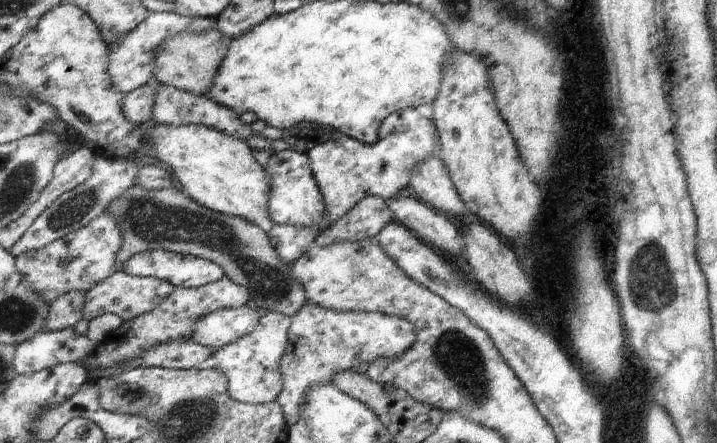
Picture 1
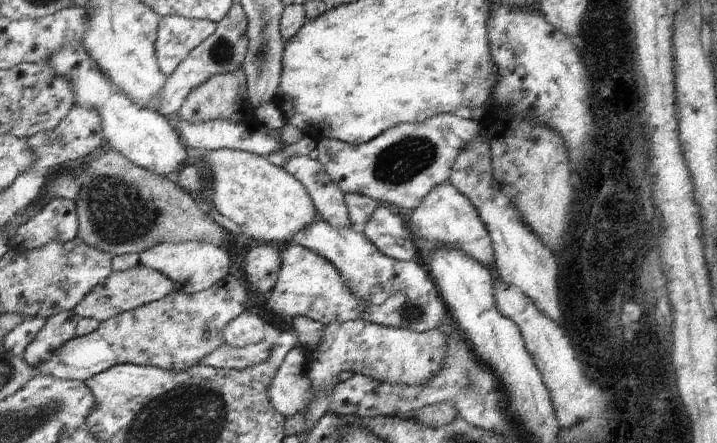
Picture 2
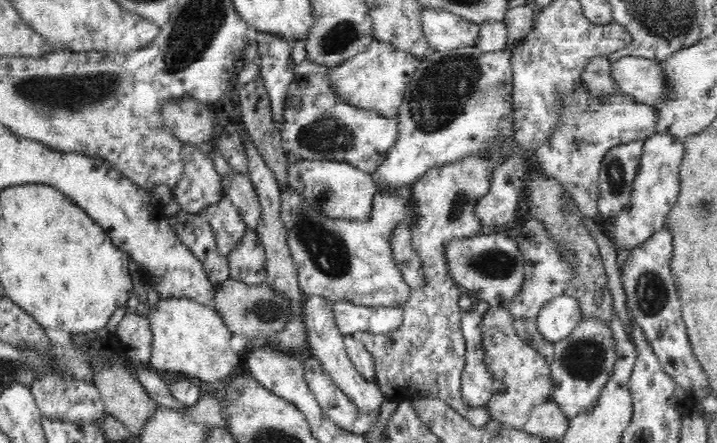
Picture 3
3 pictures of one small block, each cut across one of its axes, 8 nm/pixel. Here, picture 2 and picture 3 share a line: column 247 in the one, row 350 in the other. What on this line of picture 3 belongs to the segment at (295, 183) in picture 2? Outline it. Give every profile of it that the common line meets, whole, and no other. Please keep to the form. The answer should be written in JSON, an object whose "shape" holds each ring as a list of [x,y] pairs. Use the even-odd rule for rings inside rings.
{"shape":[[[167,295],[166,298],[159,298],[154,308],[146,302],[140,303],[136,311],[150,327],[150,366],[159,372],[178,372],[187,378],[197,378],[215,385],[235,374],[240,358],[230,346],[232,333],[226,328],[214,304],[202,304],[193,298],[182,298],[181,295]]]}

